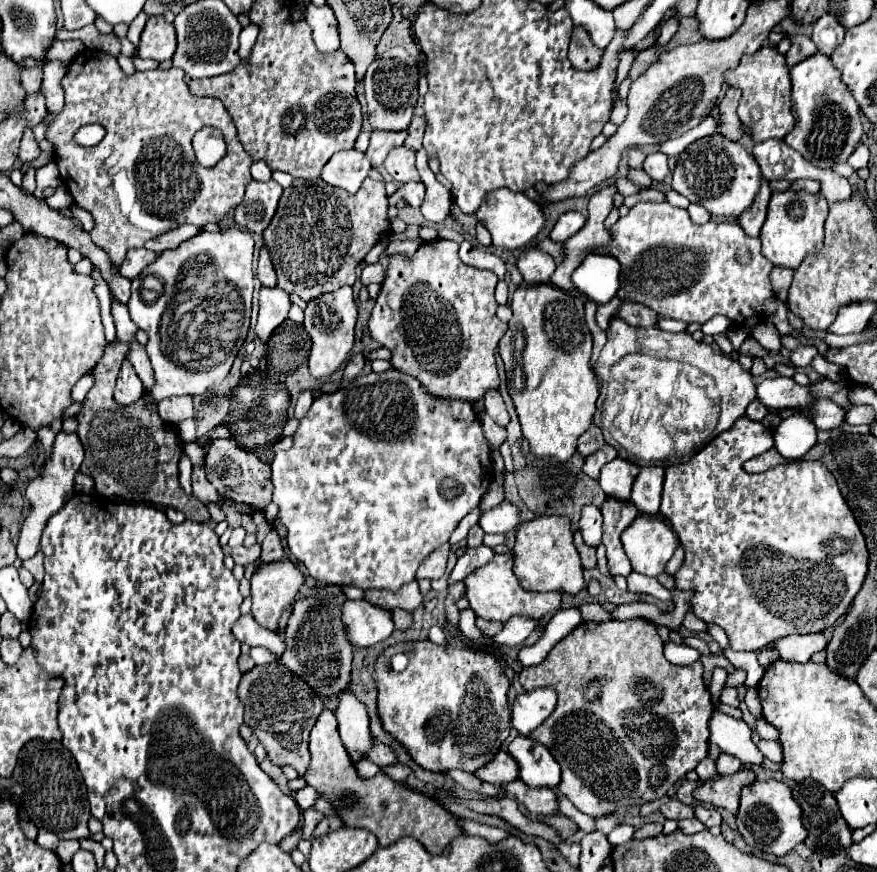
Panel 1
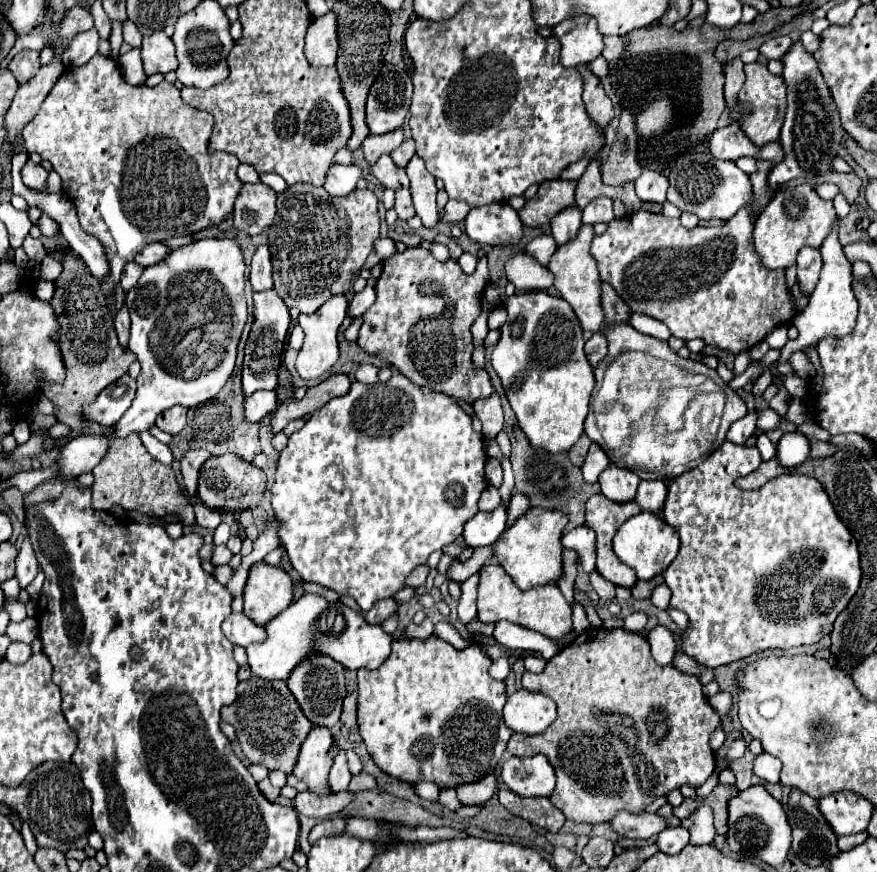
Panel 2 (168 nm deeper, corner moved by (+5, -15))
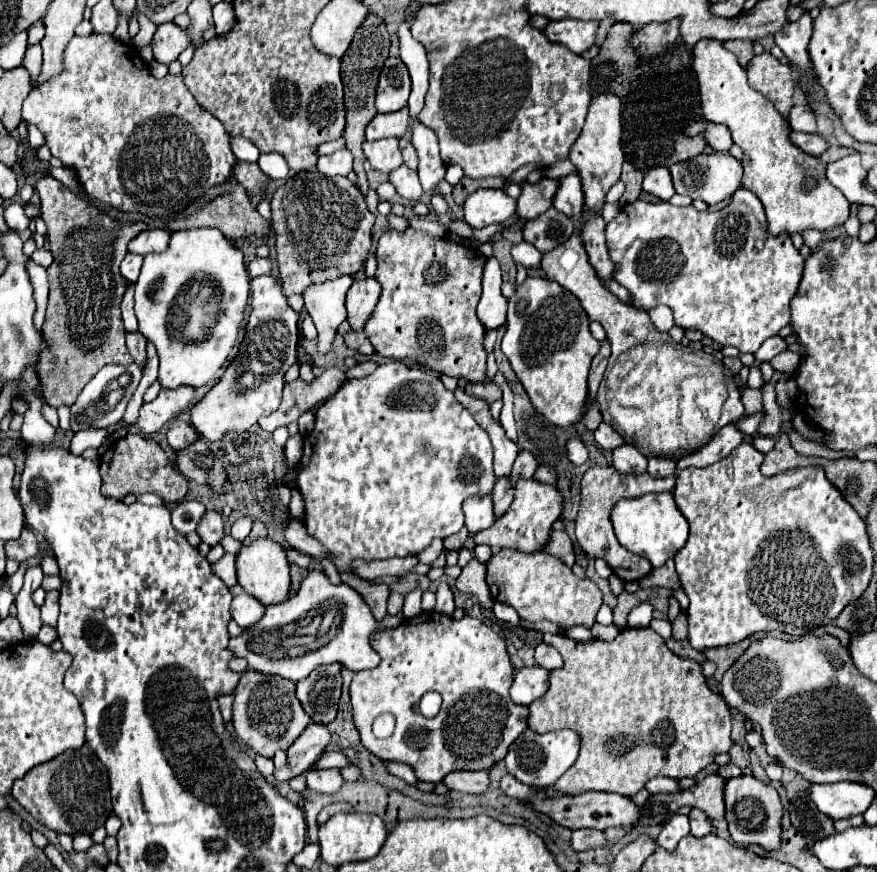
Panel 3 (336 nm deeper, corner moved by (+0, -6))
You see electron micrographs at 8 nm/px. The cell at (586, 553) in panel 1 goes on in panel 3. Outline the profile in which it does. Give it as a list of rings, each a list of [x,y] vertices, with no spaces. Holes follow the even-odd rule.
[[[553,530],[549,536],[549,542],[543,548],[545,552],[559,556],[567,566],[575,564],[575,552],[573,552],[573,542],[563,530]]]

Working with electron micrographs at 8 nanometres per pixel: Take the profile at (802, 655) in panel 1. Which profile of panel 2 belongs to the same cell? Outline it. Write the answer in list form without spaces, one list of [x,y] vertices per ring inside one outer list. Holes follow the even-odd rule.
[[[720,691],[712,697],[708,697],[708,705],[712,707],[712,711],[720,717],[720,719],[726,719],[728,713],[732,711],[732,705],[734,705],[734,699],[732,699],[732,693],[726,693],[726,691]]]

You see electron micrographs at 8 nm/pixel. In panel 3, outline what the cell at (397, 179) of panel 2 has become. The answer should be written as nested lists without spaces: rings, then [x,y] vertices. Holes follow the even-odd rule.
[[[383,138],[375,142],[365,142],[363,144],[365,158],[371,162],[371,166],[379,172],[391,172],[403,164],[401,152],[397,146],[397,138]]]

